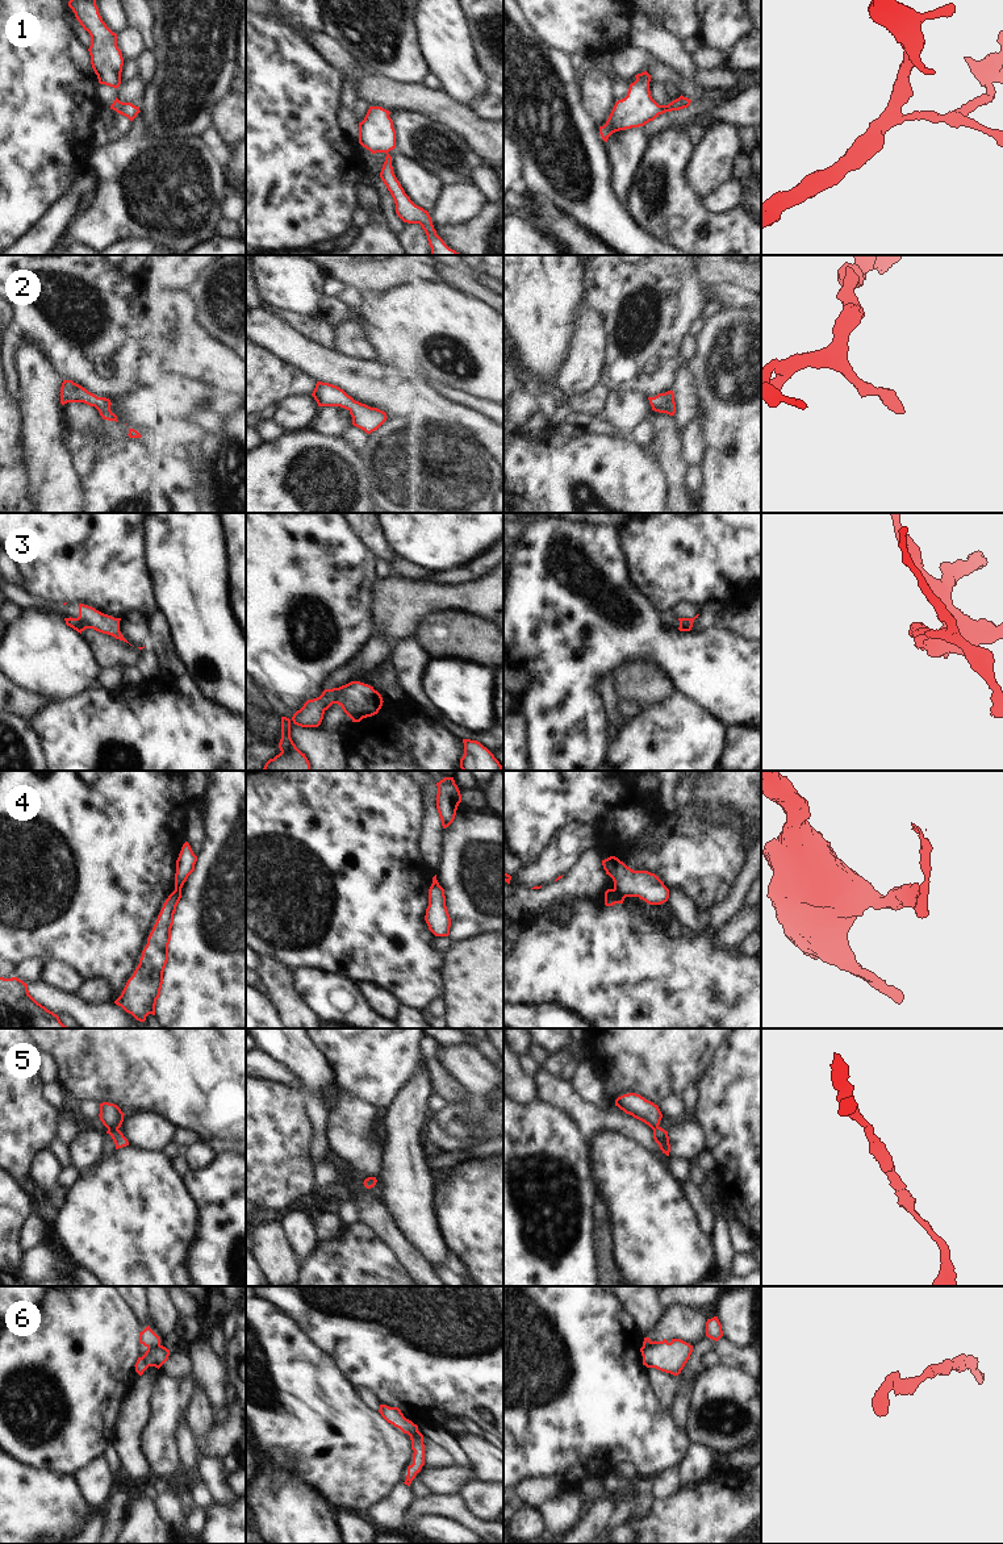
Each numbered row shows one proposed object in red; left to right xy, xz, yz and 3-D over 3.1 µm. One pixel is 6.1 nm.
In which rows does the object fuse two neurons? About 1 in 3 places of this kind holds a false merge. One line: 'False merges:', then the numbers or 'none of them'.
False merges: 3, 4, 6

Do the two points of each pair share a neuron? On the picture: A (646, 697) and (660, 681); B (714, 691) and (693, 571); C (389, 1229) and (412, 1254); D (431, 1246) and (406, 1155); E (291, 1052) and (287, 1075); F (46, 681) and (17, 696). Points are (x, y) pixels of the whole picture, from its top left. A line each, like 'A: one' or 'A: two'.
A: one
B: two
C: one
D: one
E: two
F: two

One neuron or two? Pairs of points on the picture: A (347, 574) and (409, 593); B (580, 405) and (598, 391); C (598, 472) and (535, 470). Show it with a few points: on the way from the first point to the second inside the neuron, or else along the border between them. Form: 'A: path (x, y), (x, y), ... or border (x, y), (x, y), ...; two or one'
A: border (376, 584), (373, 591); two
B: path (584, 404), (594, 395); one
C: path (583, 472), (551, 472); one

